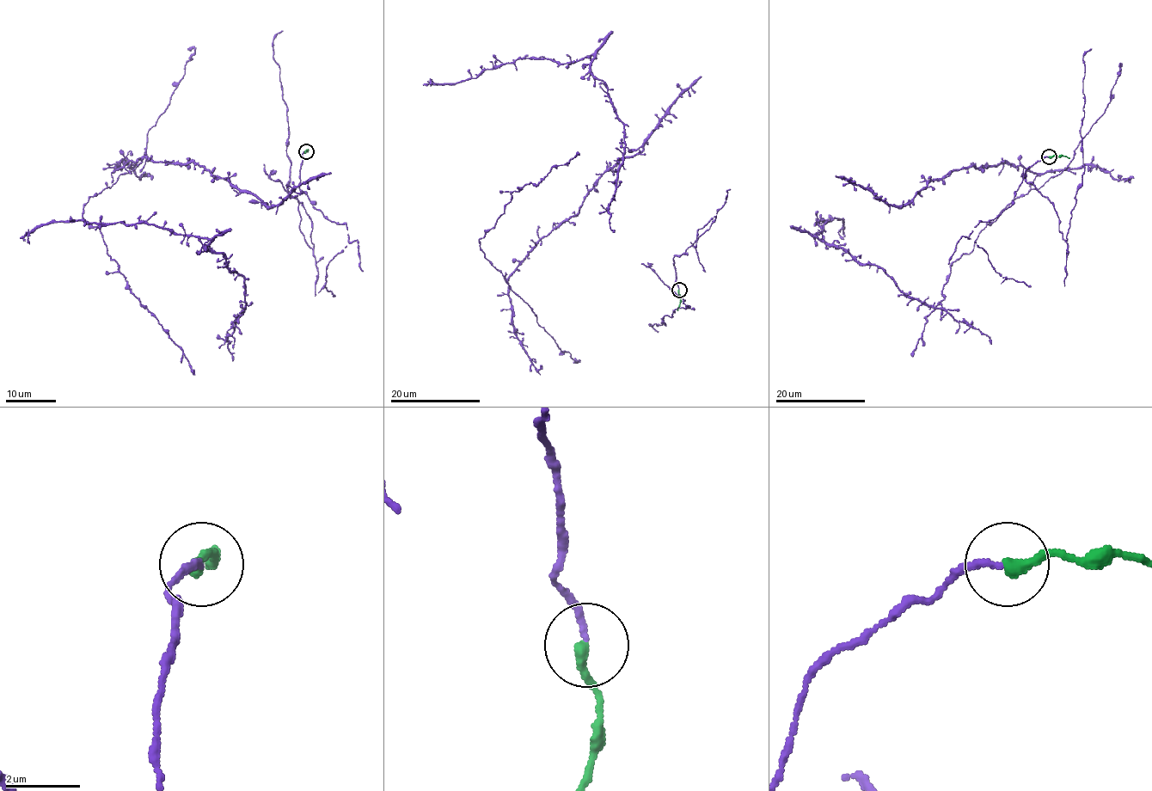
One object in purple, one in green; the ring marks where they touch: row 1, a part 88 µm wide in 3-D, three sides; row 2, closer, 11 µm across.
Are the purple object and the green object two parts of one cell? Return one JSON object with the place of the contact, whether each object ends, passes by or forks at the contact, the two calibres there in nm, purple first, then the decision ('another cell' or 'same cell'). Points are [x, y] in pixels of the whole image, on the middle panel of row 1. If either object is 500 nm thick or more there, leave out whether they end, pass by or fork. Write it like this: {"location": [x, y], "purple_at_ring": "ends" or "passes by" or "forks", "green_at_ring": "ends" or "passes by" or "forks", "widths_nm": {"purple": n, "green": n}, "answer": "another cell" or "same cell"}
{"location": [679, 290], "purple_at_ring": "ends", "green_at_ring": "ends", "widths_nm": {"purple": 160, "green": 320}, "answer": "same cell"}

